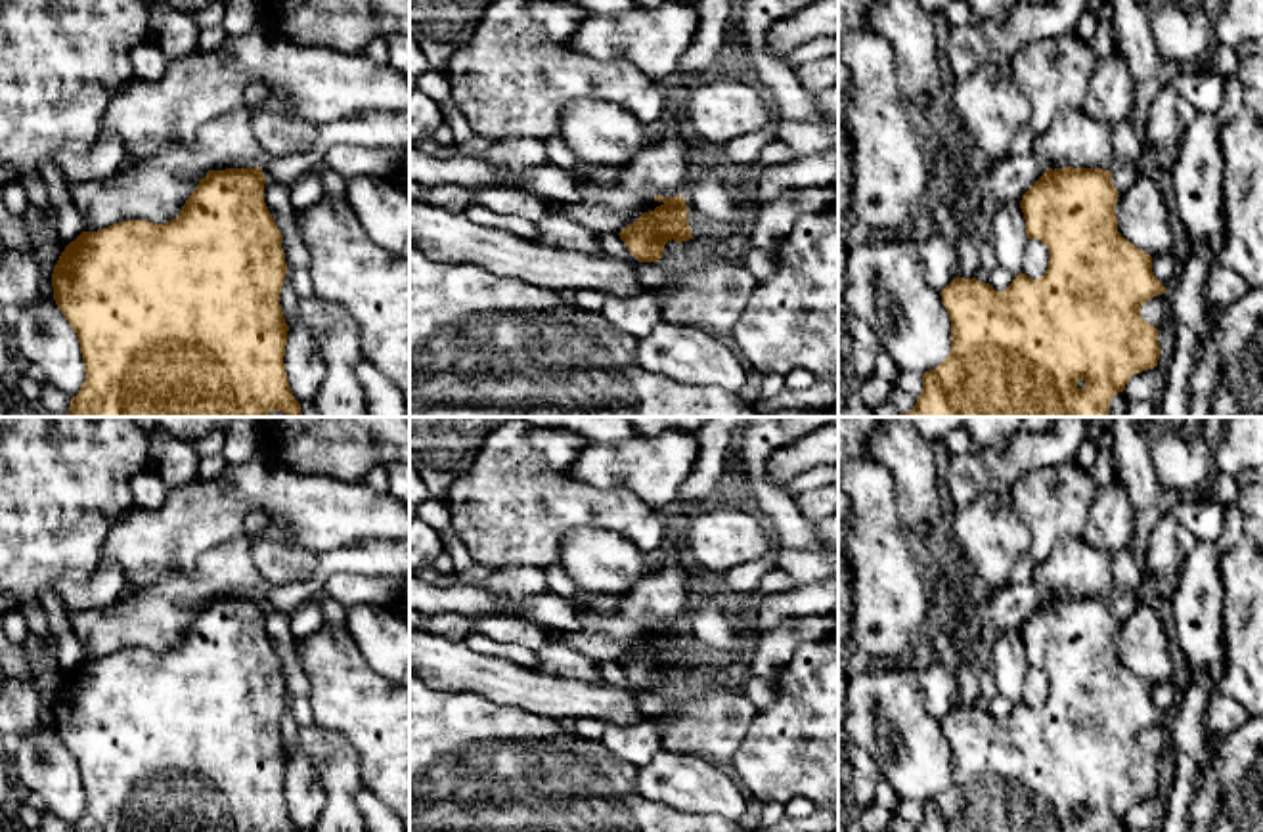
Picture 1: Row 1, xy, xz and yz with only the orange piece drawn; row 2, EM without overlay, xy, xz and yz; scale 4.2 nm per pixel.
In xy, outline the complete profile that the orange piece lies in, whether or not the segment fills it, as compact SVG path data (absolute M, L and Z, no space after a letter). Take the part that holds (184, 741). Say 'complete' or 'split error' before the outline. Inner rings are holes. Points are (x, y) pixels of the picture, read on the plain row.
complete; M260 595L209 599L170 650L119 650L82 660L65 675L52 702L54 729L78 765L86 801L71 832L299 832L283 792L283 664L264 631L264 612Z

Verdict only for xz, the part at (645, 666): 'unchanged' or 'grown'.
unchanged

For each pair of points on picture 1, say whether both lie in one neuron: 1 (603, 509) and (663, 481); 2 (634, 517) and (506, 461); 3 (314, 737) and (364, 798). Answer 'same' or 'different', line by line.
1: different
2: same
3: different

